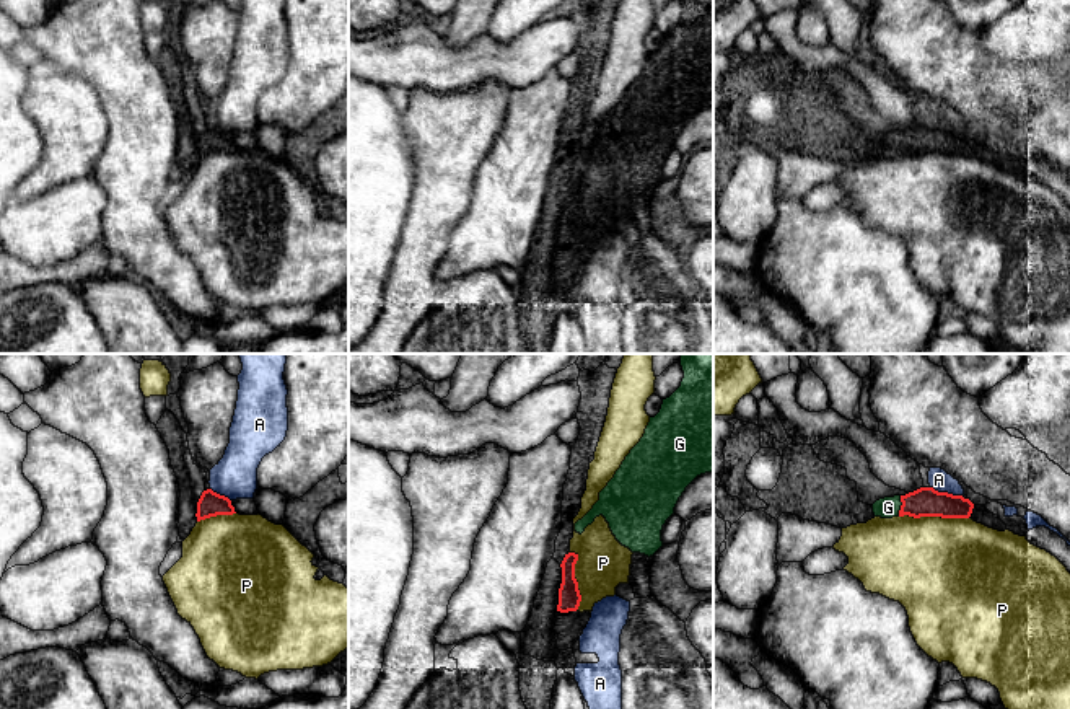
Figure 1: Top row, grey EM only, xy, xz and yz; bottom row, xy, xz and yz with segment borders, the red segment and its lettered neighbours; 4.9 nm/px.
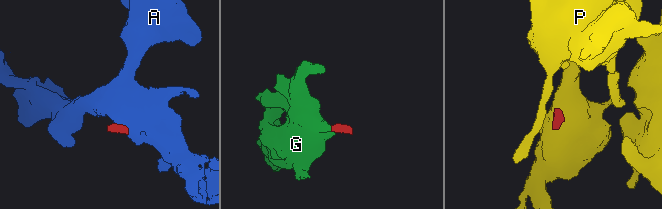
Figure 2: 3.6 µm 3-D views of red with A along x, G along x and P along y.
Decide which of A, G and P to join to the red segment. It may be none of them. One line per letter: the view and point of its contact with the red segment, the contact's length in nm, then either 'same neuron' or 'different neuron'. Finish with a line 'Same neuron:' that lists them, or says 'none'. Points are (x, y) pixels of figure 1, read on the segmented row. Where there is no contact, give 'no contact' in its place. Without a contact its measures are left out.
A: contact yz (947, 493); length 170 nm; different neuron
G: contact yz (901, 506); length 110 nm; same neuron
P: contact yz (935, 515); length 360 nm; different neuron
Same neuron: G

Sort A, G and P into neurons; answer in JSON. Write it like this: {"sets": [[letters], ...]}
{"sets": [["A"], ["G"], ["P"]]}

